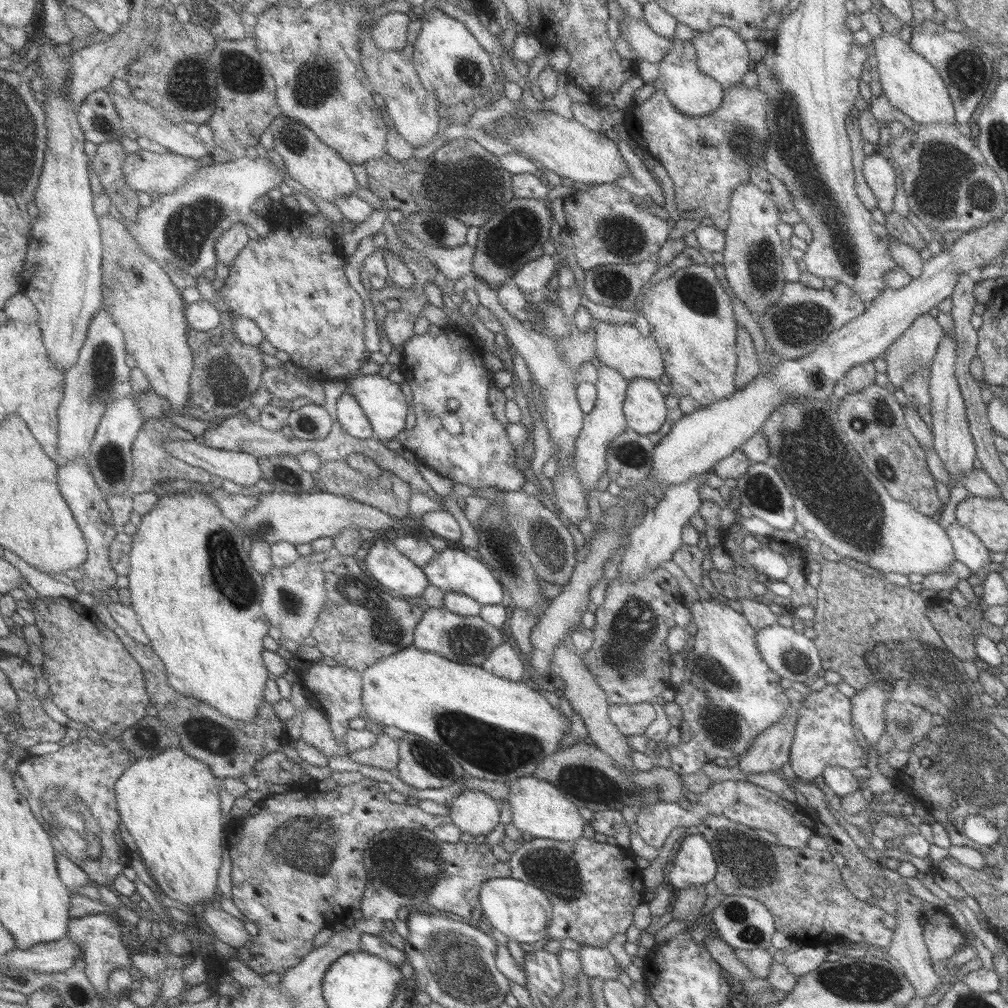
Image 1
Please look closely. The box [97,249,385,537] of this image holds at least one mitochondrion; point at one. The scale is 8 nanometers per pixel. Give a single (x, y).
(221, 371)

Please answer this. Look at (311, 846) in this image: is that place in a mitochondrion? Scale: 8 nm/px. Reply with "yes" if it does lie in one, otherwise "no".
yes

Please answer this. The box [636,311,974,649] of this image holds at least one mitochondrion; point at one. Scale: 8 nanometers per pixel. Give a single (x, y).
(856, 514)

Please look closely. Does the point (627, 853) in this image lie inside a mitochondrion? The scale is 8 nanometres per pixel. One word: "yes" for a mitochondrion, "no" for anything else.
no

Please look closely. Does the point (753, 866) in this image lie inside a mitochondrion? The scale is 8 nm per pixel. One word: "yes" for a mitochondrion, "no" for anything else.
yes

